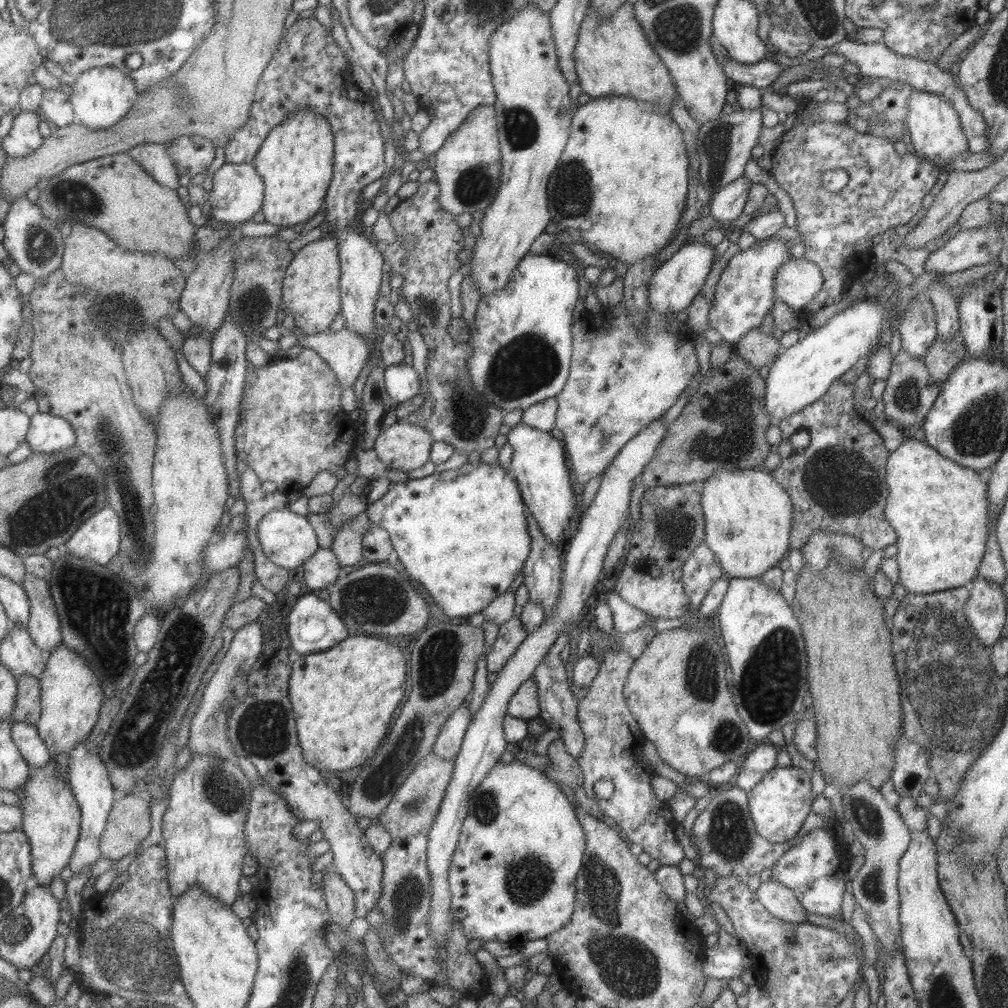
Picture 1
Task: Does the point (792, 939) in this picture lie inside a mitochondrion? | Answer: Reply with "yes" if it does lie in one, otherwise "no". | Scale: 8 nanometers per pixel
yes

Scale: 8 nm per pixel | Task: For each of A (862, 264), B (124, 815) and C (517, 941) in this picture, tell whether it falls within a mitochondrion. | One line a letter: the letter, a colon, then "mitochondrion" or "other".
A: other
B: other
C: other

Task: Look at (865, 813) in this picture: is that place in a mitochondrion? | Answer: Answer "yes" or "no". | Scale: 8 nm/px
yes

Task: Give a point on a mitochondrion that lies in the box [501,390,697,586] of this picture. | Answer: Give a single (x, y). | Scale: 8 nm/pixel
(673, 527)

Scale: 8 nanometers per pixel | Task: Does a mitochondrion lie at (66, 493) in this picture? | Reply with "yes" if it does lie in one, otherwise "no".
yes

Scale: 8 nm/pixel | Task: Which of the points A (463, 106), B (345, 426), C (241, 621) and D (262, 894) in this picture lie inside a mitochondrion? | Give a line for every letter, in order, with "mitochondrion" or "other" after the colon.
A: other
B: other
C: other
D: other

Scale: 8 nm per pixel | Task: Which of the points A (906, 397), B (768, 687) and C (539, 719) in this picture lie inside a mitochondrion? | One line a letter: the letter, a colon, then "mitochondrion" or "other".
A: mitochondrion
B: mitochondrion
C: other

